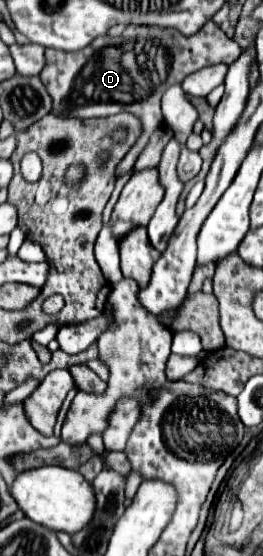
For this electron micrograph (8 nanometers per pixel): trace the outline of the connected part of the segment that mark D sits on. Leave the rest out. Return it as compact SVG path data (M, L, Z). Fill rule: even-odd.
M207 20L203 28L193 34L185 36L179 30L173 28L159 28L159 26L127 26L121 36L111 38L109 34L95 38L87 48L79 52L61 52L61 50L45 50L45 68L41 72L41 80L47 88L47 92L53 98L53 114L57 116L73 116L73 118L101 118L111 116L119 112L129 112L141 120L141 134L139 140L133 144L133 148L127 152L127 156L121 160L121 166L117 166L117 176L131 170L137 156L145 148L151 132L163 122L161 114L161 96L163 92L173 86L181 84L185 76L207 68L215 64L233 64L239 58L241 50L239 46L223 32L213 20Z

